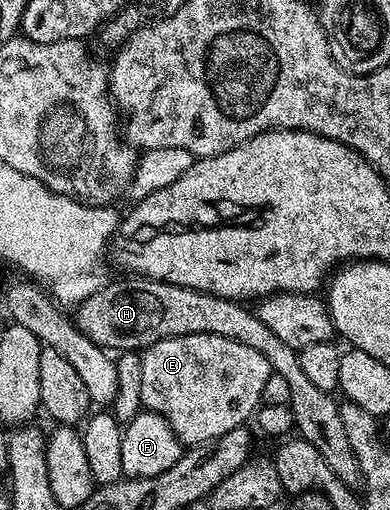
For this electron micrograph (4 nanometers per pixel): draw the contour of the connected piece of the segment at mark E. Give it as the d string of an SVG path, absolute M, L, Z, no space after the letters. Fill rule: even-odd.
M188 334L161 340L145 349L141 358L140 398L143 409L162 416L186 446L206 446L228 434L228 430L243 427L246 419L249 416L251 419L262 404L264 382L268 382L272 371L268 358L264 358L260 350L252 350L252 346L216 334Z

